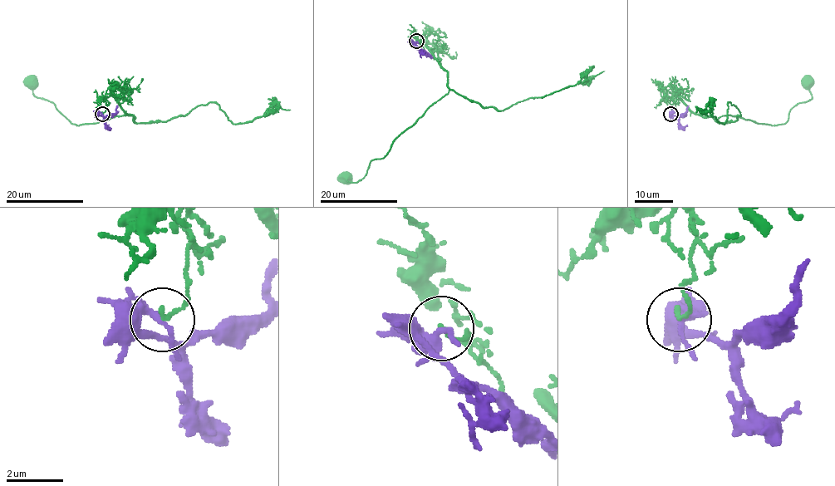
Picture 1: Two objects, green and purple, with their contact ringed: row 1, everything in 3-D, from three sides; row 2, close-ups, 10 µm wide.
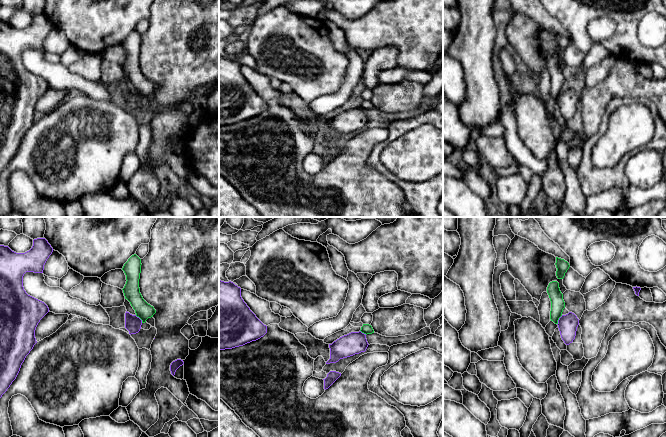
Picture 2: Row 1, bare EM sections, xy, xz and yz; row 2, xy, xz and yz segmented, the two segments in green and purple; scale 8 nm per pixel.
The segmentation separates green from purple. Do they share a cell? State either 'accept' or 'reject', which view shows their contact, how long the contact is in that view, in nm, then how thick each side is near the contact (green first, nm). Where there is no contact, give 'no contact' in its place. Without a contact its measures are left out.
reject; contact in yz; length 90 nm; calibres 110 and 160 nm

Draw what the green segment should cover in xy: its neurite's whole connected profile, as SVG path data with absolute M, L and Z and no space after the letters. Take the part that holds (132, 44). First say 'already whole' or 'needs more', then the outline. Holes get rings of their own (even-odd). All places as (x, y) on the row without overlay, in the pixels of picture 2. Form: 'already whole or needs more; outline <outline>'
already whole; outline M136 30L132 31L124 40L122 46L126 51L127 57L122 66L125 75L130 78L135 86L136 92L142 96L142 99L145 99L148 94L153 93L156 86L143 75L140 69L139 55L141 41L141 35Z

